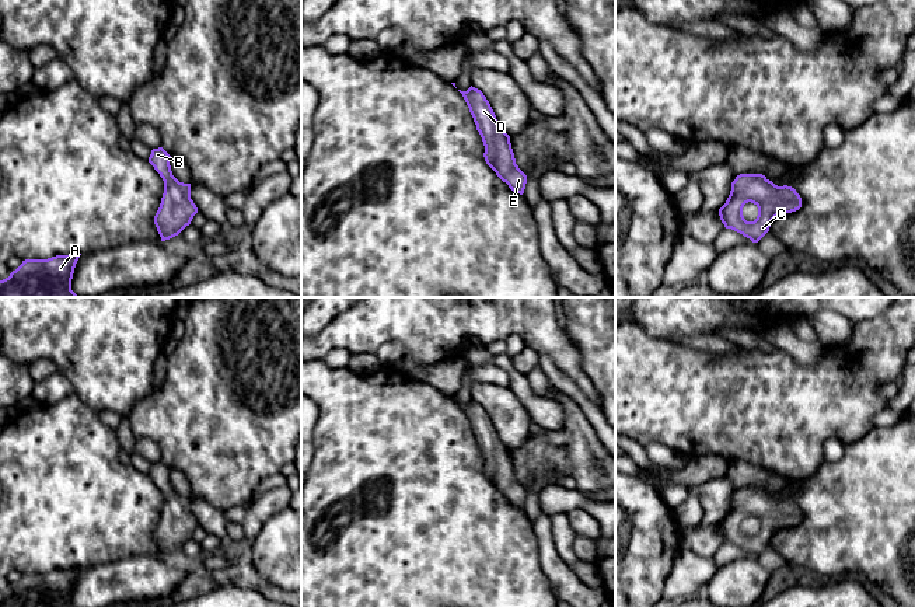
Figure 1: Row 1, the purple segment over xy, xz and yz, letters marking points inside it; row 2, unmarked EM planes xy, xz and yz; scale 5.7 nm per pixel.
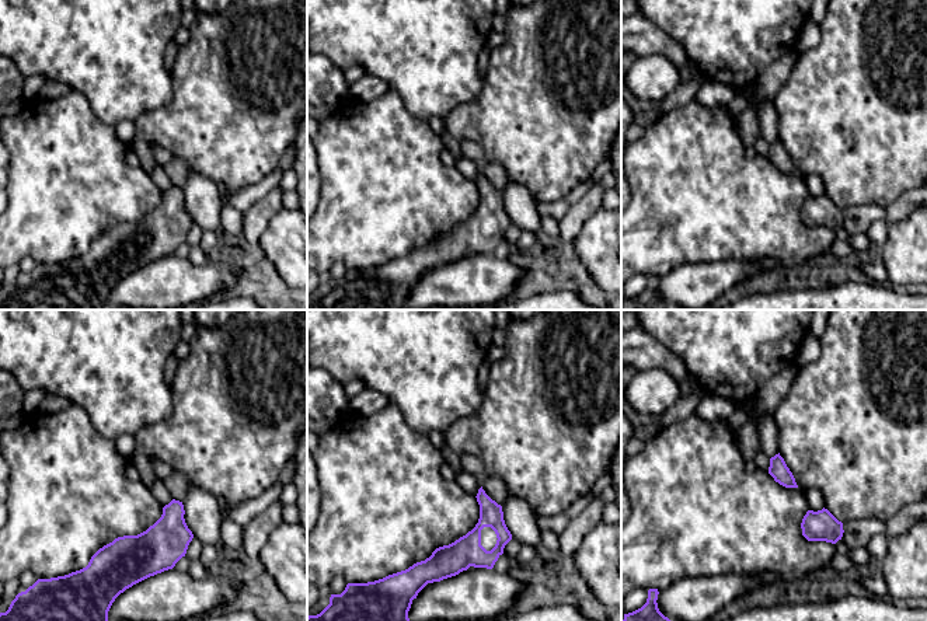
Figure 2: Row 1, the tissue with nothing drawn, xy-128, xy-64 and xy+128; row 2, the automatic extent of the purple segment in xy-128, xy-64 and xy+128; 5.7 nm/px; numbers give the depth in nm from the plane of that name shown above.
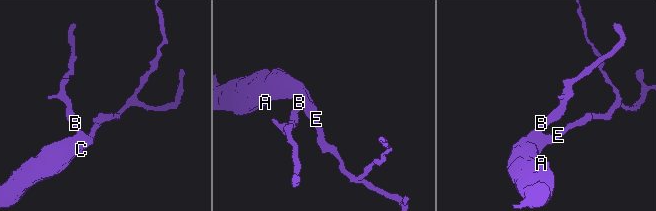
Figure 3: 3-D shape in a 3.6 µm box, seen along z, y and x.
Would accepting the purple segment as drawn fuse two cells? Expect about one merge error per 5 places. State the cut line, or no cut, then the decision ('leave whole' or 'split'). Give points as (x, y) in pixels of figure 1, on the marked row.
cut none; leave whole

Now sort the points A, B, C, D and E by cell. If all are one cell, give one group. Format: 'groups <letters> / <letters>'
groups A B C D E

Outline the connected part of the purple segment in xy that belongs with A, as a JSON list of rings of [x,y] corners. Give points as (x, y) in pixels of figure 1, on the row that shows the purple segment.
[[[81,254],[25,259],[0,280],[0,297],[77,297],[71,279]]]

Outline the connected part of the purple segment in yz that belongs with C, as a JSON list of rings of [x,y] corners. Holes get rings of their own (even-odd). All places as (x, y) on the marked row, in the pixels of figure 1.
[[[740,174],[731,182],[730,195],[719,209],[719,216],[726,229],[758,243],[778,214],[792,213],[800,207],[802,198],[794,188],[778,186],[762,174]],[[748,202],[758,207],[754,221],[747,221],[743,216],[743,207]]]

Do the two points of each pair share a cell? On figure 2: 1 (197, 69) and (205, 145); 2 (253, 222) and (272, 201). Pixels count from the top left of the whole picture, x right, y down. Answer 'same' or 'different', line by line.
1: same
2: same

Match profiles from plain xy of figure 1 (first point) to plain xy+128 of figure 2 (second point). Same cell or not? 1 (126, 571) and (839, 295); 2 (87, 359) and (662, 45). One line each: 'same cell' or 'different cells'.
1: different cells
2: different cells

